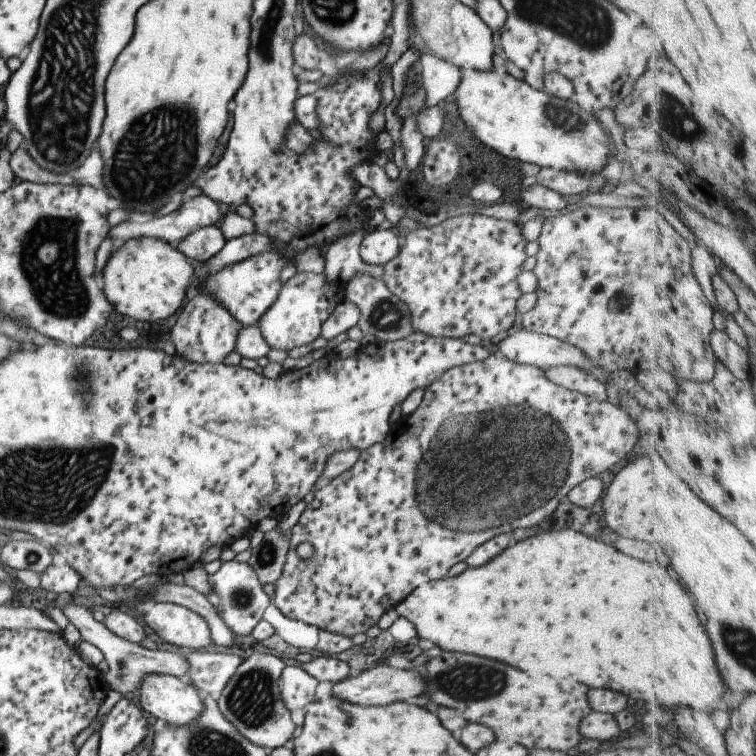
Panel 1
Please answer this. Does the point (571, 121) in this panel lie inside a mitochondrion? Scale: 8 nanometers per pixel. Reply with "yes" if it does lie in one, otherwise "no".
yes

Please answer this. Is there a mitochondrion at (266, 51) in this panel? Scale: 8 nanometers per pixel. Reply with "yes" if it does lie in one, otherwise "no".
yes

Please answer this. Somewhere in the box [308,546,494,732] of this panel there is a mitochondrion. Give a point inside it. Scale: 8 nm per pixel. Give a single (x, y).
(350, 722)

